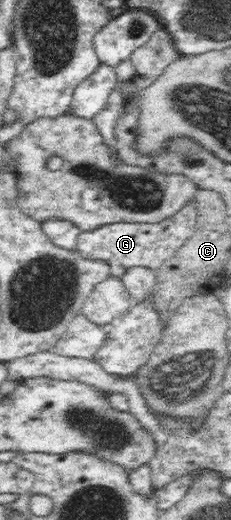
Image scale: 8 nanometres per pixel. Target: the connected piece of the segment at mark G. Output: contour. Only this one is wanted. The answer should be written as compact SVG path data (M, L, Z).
M193 203L181 208L174 216L156 224L118 223L98 230L81 232L76 252L82 259L104 261L110 277L121 279L131 268L142 267L156 271L191 238L196 228L196 207Z

